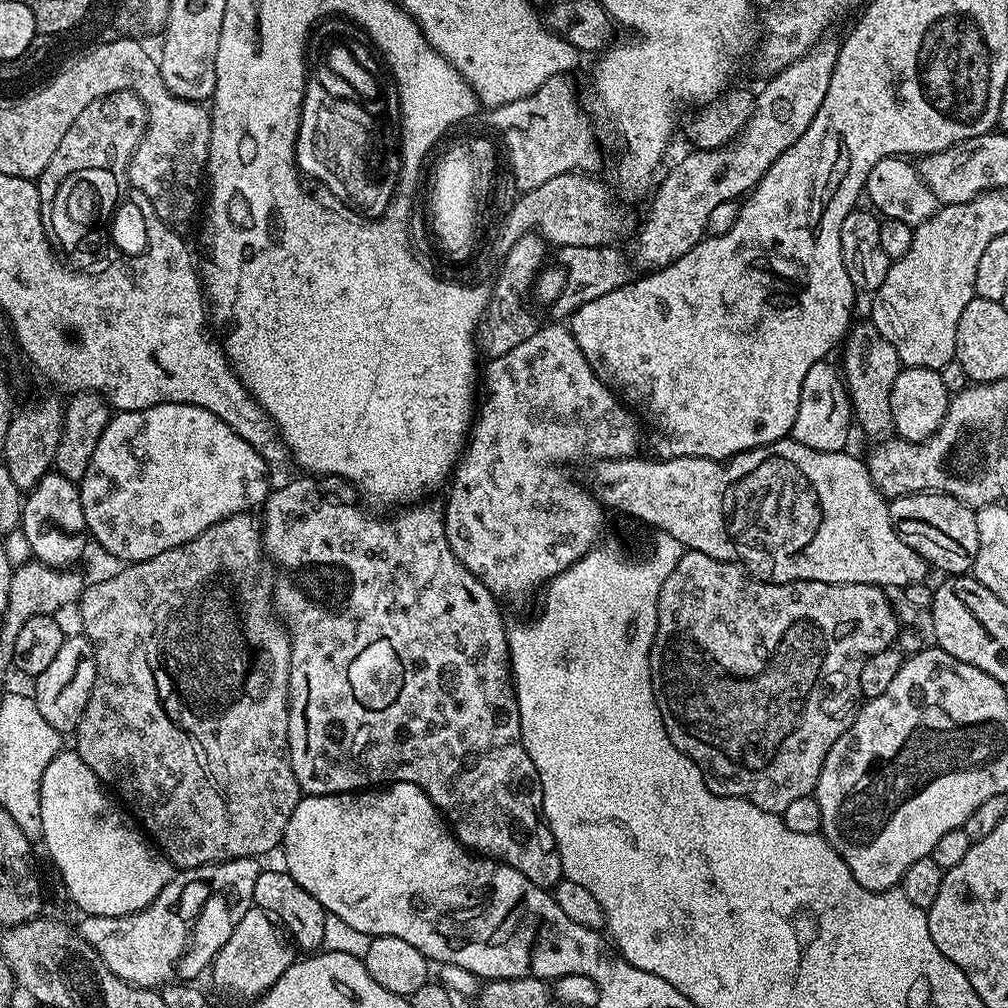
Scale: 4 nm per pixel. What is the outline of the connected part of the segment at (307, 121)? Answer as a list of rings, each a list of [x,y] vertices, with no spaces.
[[[328,18],[315,25],[308,41],[310,71],[304,85],[300,133],[296,139],[296,162],[305,177],[329,188],[350,208],[369,217],[380,216],[400,181],[400,92],[379,46],[355,24]]]

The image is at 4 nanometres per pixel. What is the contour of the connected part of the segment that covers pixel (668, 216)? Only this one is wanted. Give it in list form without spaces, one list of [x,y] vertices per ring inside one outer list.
[[[832,34],[825,35],[823,40],[811,48],[802,58],[798,58],[790,66],[775,73],[761,92],[756,96],[756,108],[751,115],[750,122],[743,131],[725,148],[702,148],[692,150],[689,156],[684,156],[664,176],[652,205],[648,208],[648,217],[642,220],[634,233],[636,241],[632,244],[631,255],[640,262],[644,270],[665,268],[682,254],[694,250],[694,246],[705,239],[708,223],[710,222],[710,210],[715,210],[722,202],[731,200],[739,201],[741,197],[752,191],[760,179],[766,174],[766,170],[775,162],[781,154],[790,148],[802,134],[806,134],[806,126],[814,122],[814,114],[818,114],[818,106],[822,106],[822,98],[830,90],[830,78],[834,74],[834,66],[838,62],[841,41],[835,40]]]

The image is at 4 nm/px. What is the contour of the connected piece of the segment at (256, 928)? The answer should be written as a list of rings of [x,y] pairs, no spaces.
[[[248,906],[238,916],[233,926],[230,940],[222,946],[210,967],[210,975],[220,992],[228,996],[237,996],[240,1000],[255,1001],[286,974],[286,970],[298,959],[298,949],[288,927],[266,910]]]

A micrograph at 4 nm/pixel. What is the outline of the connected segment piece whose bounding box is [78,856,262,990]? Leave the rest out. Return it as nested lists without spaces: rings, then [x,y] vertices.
[[[247,856],[177,871],[150,906],[129,916],[84,916],[78,924],[79,934],[98,950],[102,962],[106,962],[118,978],[139,988],[160,990],[173,983],[177,963],[189,945],[193,922],[209,894],[224,894],[227,888],[233,888],[238,895],[250,898],[262,871],[260,864],[259,859]]]

